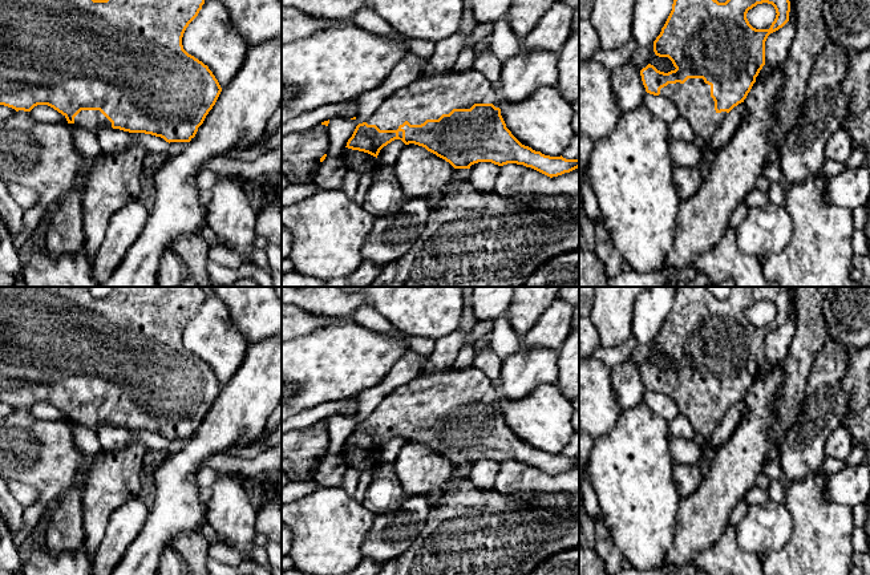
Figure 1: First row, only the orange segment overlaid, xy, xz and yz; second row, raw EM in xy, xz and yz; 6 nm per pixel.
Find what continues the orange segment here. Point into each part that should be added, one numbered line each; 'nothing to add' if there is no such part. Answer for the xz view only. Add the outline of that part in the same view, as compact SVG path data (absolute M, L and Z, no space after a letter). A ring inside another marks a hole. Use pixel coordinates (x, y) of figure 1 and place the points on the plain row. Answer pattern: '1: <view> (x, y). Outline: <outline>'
1: xz (429, 395). Outline: M476 367L437 373L421 373L409 382L387 394L367 418L380 428L397 428L408 418L421 422L426 417L438 417L453 406L470 406L474 401L501 404L498 384Z

